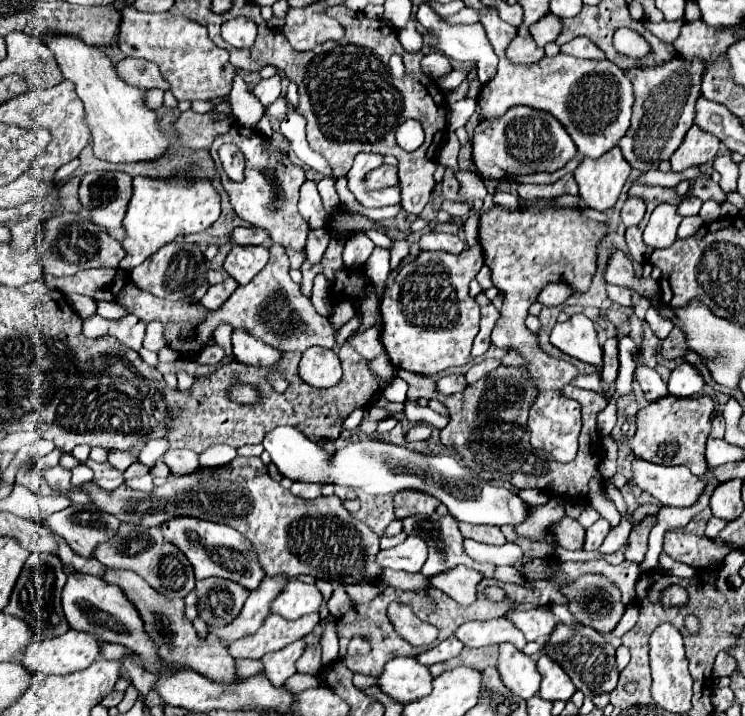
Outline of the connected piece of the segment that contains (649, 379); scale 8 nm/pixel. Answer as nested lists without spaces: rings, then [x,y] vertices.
[[[640,352],[636,353],[636,364],[635,378],[636,380],[639,380],[640,385],[643,385],[643,388],[645,388],[648,400],[654,402],[659,398],[667,396],[667,383],[661,379],[659,374],[654,369],[641,363]]]

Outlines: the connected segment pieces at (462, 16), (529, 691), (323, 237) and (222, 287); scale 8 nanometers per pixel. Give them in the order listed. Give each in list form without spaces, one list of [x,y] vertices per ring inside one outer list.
[[[464,7],[462,11],[458,11],[456,15],[448,17],[448,21],[452,21],[454,25],[460,25],[460,23],[476,23],[480,19],[480,13],[478,11],[472,11],[470,7]]]
[[[502,643],[498,653],[500,655],[498,655],[496,669],[504,685],[522,699],[536,695],[540,687],[540,679],[542,679],[540,673],[536,671],[536,661],[520,653],[518,649],[514,649],[514,645],[510,643]]]
[[[316,229],[308,233],[308,241],[306,241],[306,257],[310,263],[318,263],[328,247],[330,241],[330,233],[326,229]]]
[[[228,277],[224,283],[212,285],[212,287],[208,289],[208,293],[200,299],[200,305],[204,305],[204,309],[208,309],[208,311],[218,309],[218,307],[222,307],[222,303],[234,293],[236,287],[238,287],[238,283],[232,281],[232,277]]]

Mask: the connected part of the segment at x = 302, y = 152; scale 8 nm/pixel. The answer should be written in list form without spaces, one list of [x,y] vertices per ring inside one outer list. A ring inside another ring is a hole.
[[[288,103],[288,113],[286,117],[280,121],[280,133],[292,143],[292,151],[296,153],[296,157],[308,165],[310,169],[322,173],[322,175],[328,175],[328,177],[334,177],[332,175],[332,167],[326,163],[326,159],[312,151],[308,141],[306,141],[306,119],[294,109],[292,103]]]

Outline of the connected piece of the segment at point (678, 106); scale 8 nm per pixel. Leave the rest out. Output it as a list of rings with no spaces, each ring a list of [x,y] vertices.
[[[676,55],[672,61],[664,61],[660,65],[636,67],[636,69],[624,71],[624,75],[630,79],[630,83],[634,87],[634,113],[632,113],[632,127],[620,139],[618,147],[620,147],[624,159],[630,163],[632,169],[638,169],[638,171],[658,169],[660,159],[662,157],[668,159],[678,149],[684,135],[692,127],[692,121],[694,121],[694,115],[696,115],[696,101],[702,95],[702,91],[700,91],[702,73],[704,73],[704,63],[702,61],[698,61],[698,59],[688,61],[680,55]]]

